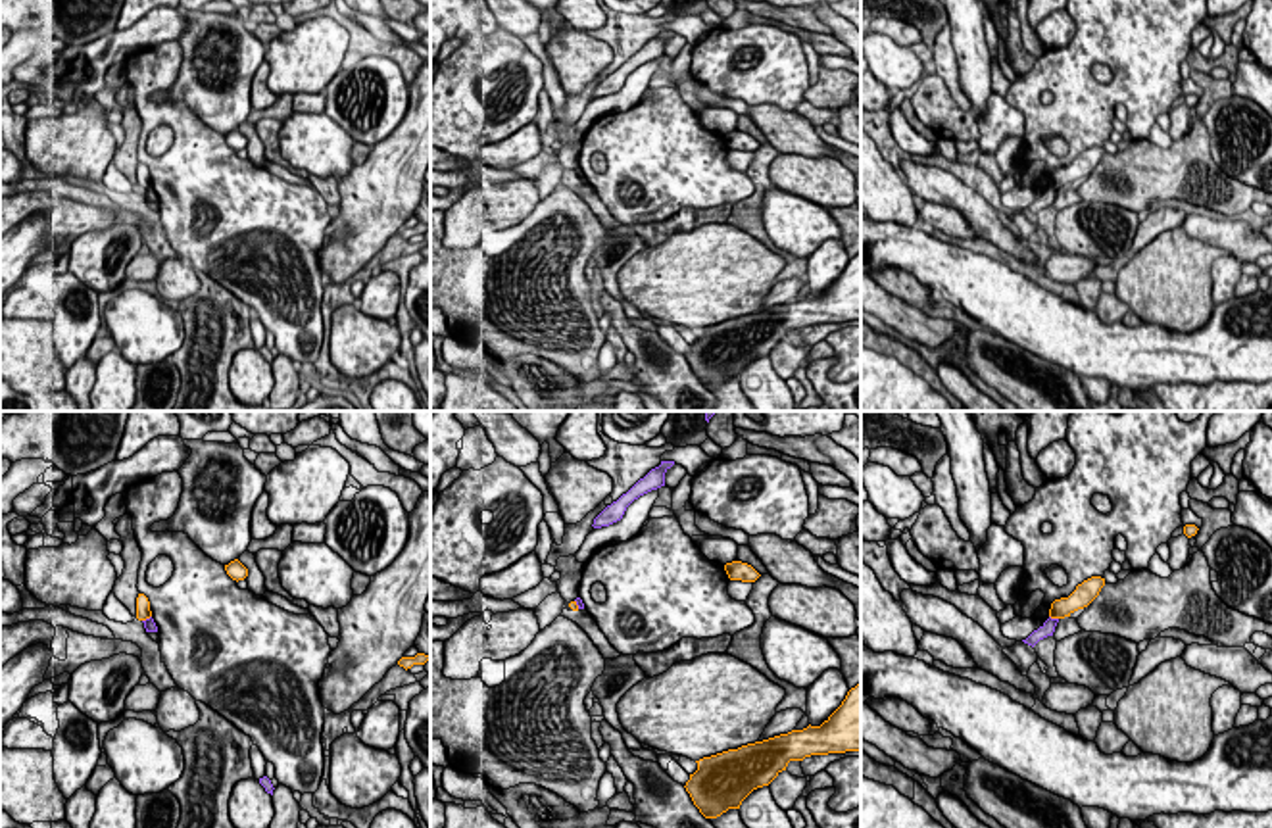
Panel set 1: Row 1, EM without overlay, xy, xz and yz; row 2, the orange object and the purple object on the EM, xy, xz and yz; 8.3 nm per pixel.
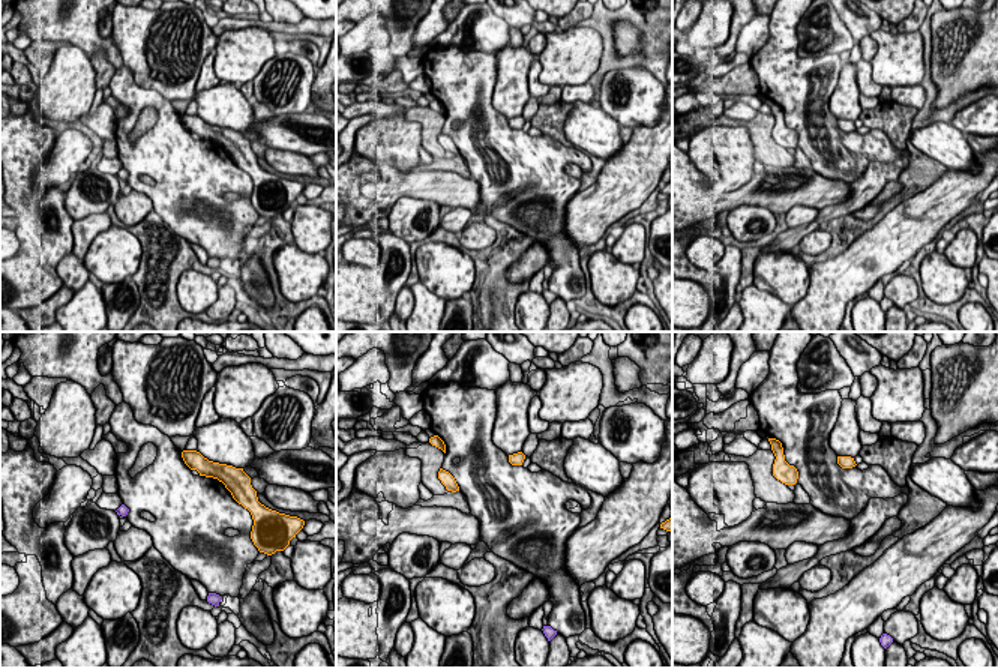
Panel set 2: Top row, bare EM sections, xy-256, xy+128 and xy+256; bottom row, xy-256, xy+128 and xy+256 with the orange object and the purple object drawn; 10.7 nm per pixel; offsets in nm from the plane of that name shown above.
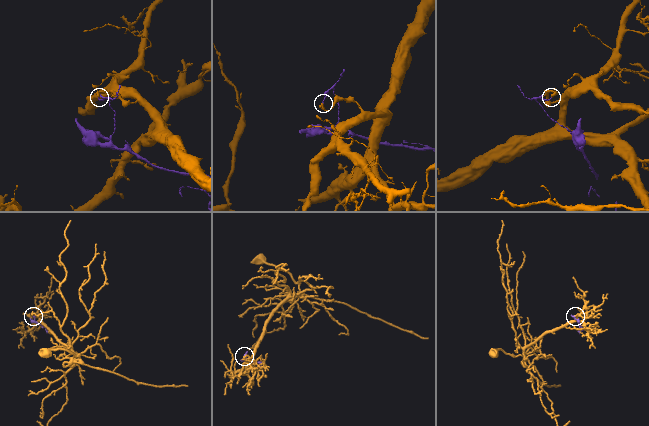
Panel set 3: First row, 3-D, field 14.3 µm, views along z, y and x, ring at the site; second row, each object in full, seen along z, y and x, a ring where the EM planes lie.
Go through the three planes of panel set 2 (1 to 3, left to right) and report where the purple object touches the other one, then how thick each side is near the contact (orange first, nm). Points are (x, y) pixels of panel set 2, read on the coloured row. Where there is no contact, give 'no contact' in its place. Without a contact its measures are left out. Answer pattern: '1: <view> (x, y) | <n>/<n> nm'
1: no contact
2: no contact
3: no contact

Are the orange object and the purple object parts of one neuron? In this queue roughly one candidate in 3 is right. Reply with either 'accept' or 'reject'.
reject

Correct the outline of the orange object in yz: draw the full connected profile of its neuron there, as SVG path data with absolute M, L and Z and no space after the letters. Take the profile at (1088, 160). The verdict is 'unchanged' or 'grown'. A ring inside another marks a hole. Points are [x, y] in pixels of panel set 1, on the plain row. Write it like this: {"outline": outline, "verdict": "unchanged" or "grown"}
{"outline": "M1091 146L1076 156L1068 167L1055 169L1049 179L1051 188L1070 186L1074 181L1088 177L1105 156L1105 148Z", "verdict": "unchanged"}

